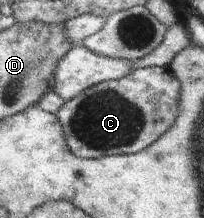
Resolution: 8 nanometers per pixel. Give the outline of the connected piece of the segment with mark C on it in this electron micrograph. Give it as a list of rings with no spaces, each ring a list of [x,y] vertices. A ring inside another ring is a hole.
[[[166,67],[133,69],[117,80],[87,87],[57,112],[68,149],[83,158],[133,154],[165,134],[178,115],[180,82]]]

